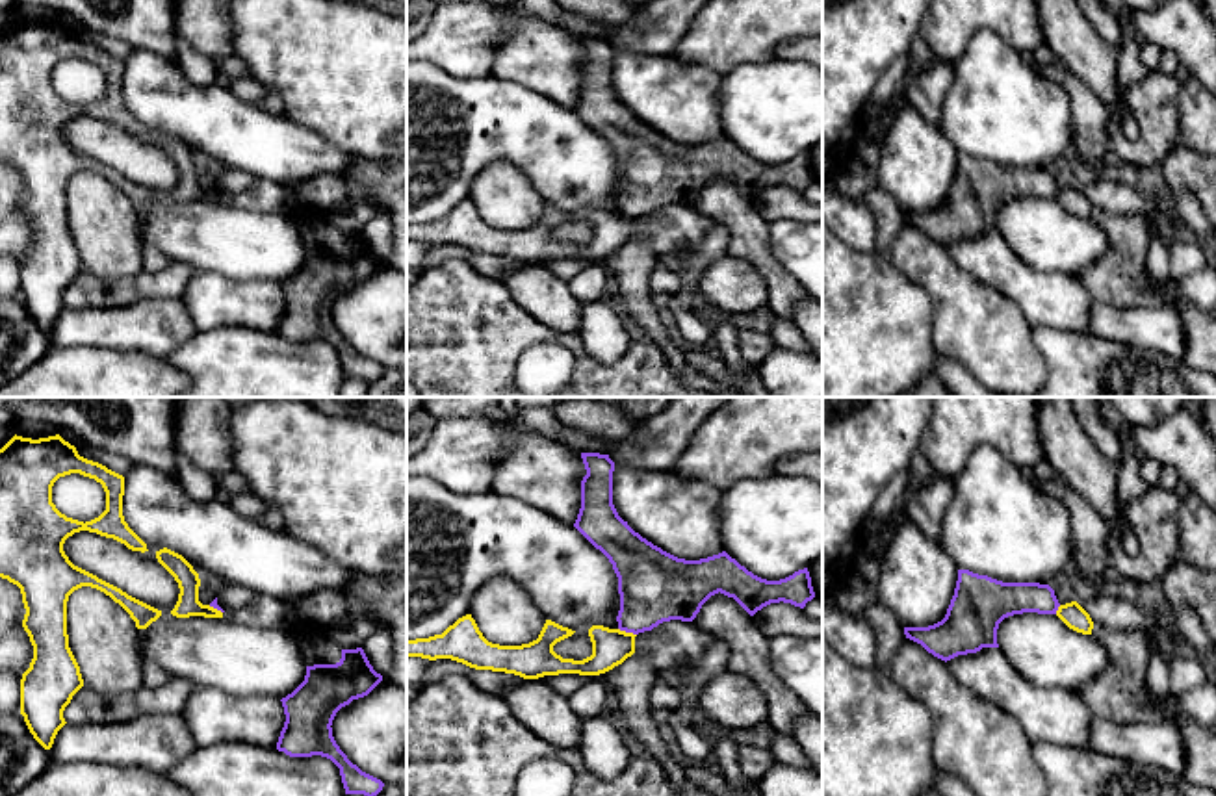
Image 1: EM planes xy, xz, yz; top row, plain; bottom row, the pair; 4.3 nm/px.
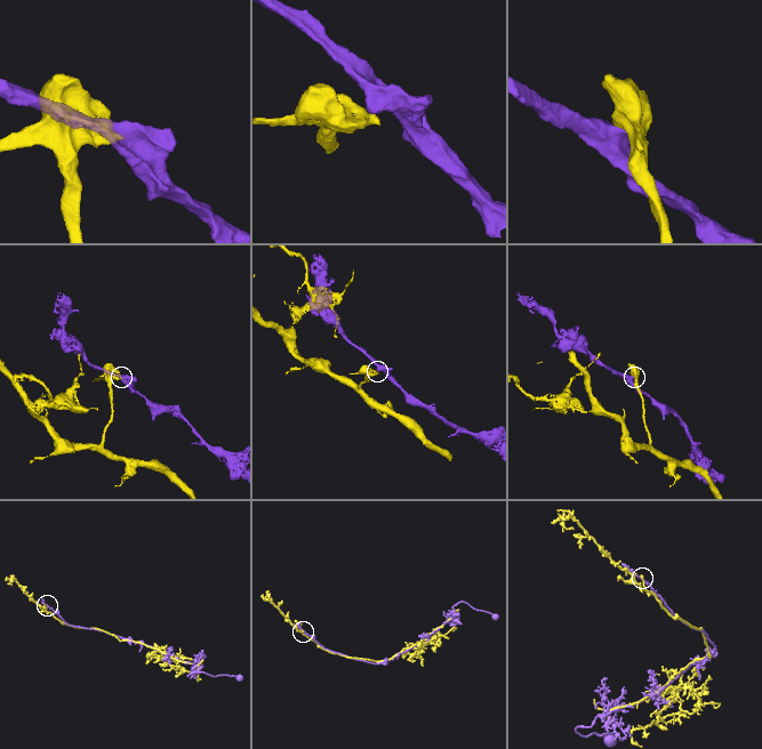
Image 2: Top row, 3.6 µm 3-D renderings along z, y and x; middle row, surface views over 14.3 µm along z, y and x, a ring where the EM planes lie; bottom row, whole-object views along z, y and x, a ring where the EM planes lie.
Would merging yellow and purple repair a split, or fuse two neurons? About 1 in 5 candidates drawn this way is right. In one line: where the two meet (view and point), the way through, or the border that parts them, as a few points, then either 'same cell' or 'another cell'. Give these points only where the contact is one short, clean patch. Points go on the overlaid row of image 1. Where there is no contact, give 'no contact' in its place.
contact xz (628, 633); border xz (619, 628), (635, 635); another cell

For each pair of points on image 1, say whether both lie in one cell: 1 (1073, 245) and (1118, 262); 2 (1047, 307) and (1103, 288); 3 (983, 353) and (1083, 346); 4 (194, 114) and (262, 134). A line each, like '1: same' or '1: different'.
1: different
2: different
3: different
4: same

